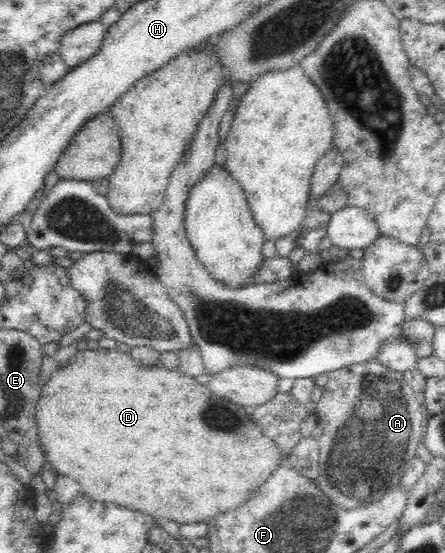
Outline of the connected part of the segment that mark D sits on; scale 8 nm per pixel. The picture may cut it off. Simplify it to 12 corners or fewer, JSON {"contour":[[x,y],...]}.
{"contour":[[86,349],[36,408],[47,467],[177,523],[283,464],[249,410]]}

